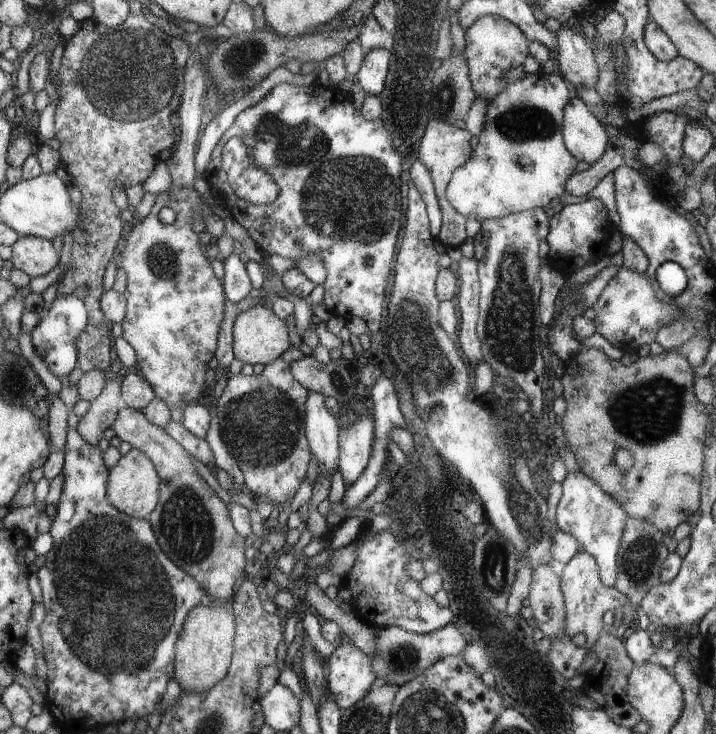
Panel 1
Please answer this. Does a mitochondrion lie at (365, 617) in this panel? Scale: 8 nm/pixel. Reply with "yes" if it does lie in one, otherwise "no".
no

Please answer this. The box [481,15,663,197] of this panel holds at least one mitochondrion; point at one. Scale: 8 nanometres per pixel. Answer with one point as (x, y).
(519, 123)

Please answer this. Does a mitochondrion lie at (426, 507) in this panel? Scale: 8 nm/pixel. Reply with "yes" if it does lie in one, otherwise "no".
no

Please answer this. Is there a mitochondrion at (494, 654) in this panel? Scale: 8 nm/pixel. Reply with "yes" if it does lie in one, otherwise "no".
no

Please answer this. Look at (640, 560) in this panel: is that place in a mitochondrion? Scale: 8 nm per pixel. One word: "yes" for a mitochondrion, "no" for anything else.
yes

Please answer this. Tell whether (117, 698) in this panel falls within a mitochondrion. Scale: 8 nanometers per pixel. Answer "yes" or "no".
no

